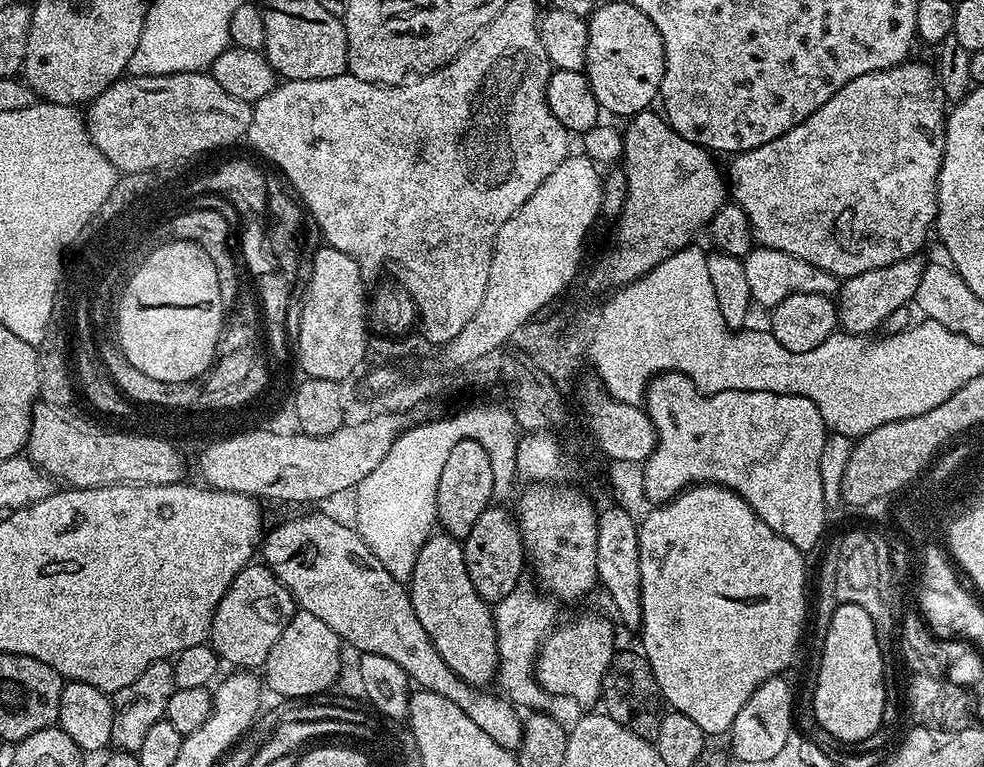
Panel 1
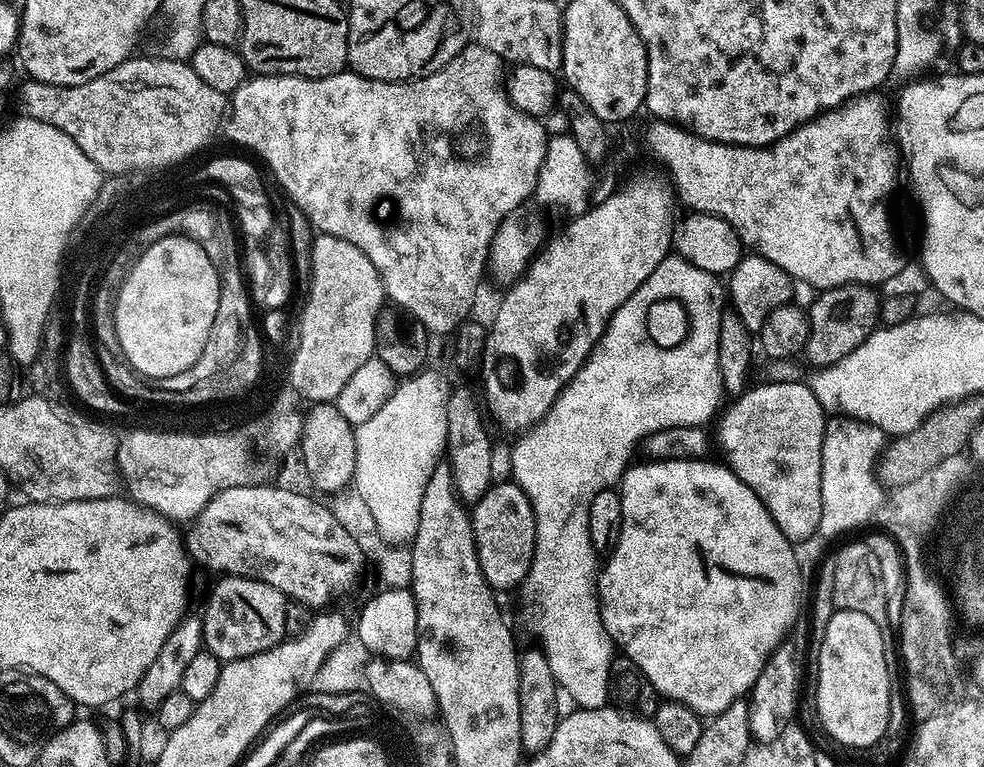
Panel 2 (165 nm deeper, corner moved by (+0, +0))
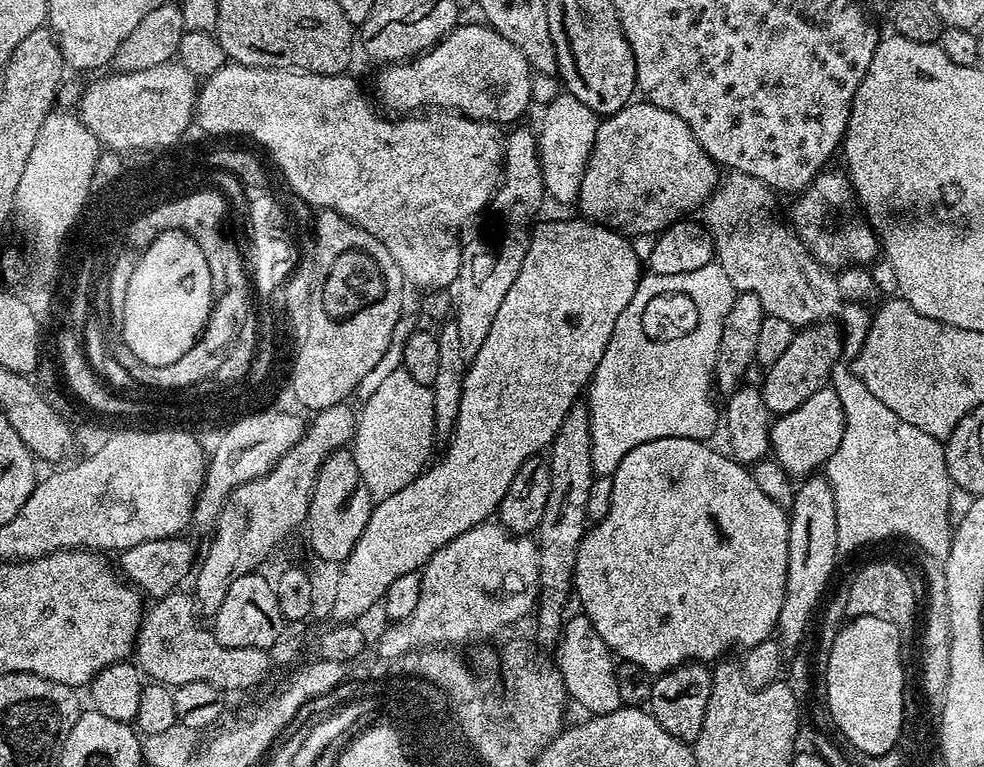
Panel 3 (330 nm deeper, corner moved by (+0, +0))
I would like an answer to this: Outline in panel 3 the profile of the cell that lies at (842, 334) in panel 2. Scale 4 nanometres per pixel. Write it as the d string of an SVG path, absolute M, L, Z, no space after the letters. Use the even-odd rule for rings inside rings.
M821 322L801 327L793 335L790 346L782 353L782 358L774 362L763 373L764 384L759 385L760 397L764 399L769 413L783 414L793 412L810 394L817 392L819 388L829 383L833 368L841 363L844 342L842 332L835 323Z

